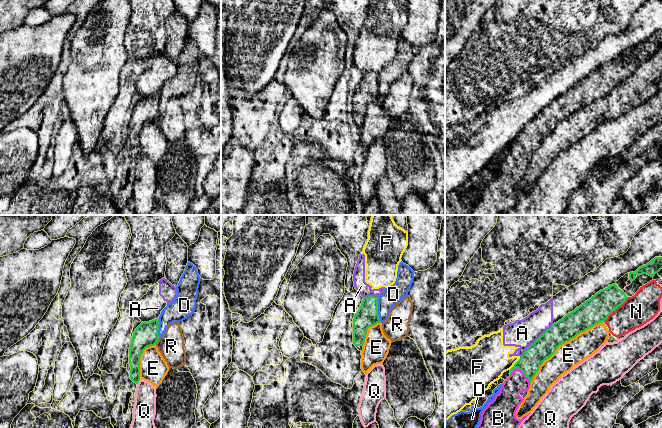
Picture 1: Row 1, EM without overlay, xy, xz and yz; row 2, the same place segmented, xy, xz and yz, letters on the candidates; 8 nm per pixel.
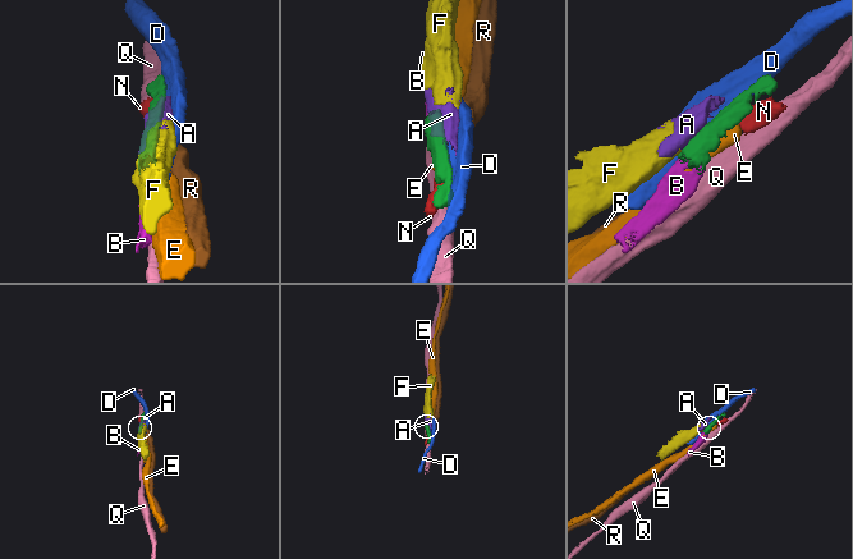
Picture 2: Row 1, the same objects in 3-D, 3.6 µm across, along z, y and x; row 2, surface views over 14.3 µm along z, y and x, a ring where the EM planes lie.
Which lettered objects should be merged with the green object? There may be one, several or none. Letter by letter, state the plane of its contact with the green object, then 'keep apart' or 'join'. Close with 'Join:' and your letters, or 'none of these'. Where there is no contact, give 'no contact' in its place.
A: contact in yz; keep apart
B: contact in yz; join
D: contact in xz; keep apart
E: contact in yz; keep apart
F: contact in yz; keep apart
N: contact in yz; keep apart
Q: contact in xy; keep apart
R: contact in xy; keep apart
Join: B

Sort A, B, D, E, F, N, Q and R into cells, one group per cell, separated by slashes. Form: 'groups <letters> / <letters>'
groups A F / B / D / E N / Q / R

